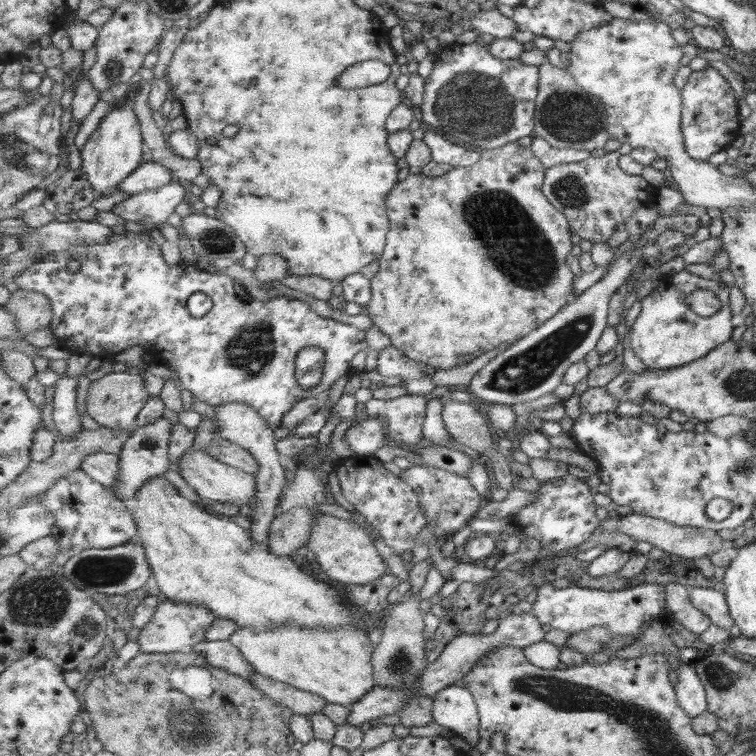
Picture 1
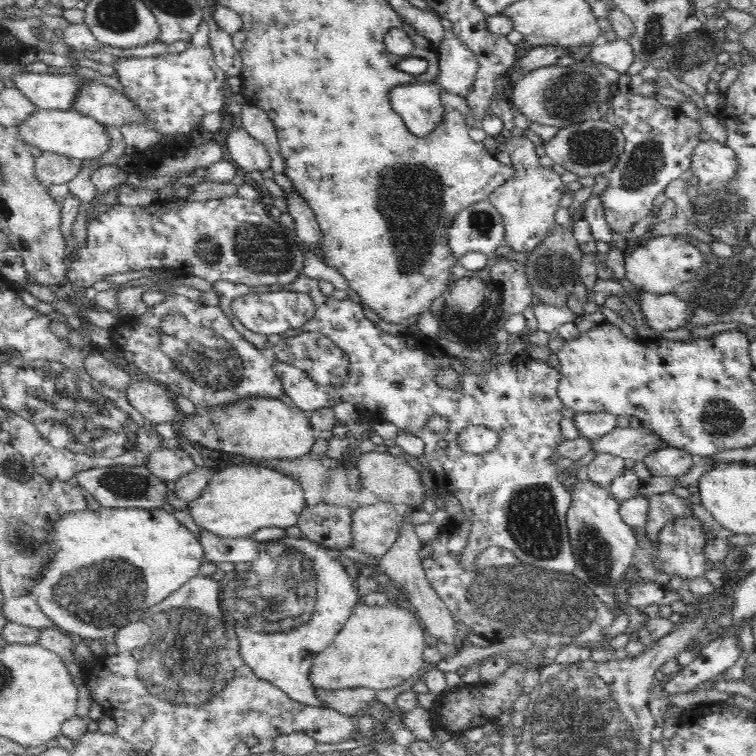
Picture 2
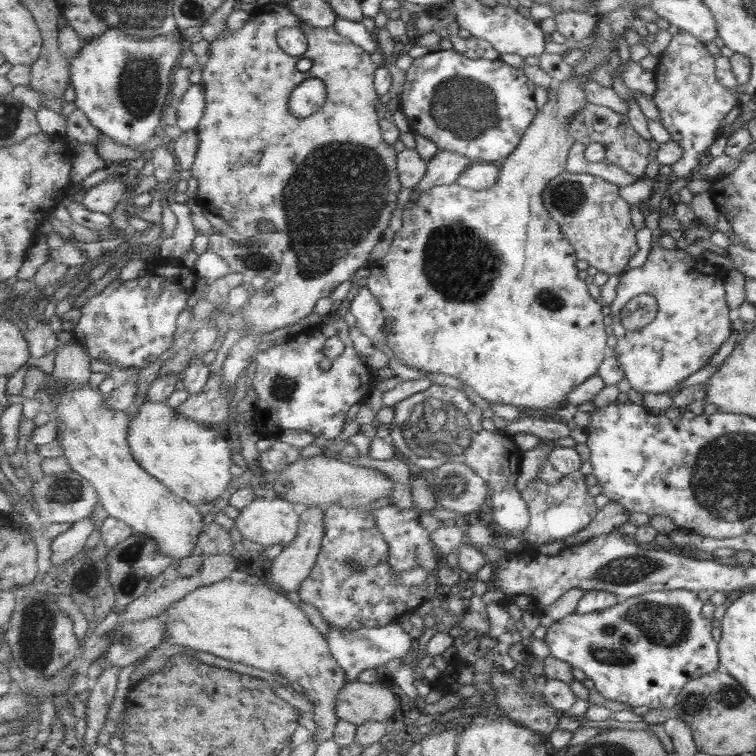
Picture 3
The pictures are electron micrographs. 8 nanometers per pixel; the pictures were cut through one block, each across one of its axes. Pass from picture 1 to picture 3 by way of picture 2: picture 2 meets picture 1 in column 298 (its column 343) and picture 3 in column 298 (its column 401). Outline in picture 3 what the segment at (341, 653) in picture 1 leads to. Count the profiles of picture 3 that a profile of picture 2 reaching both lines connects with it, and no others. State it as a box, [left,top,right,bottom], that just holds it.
[162,578,348,744]

